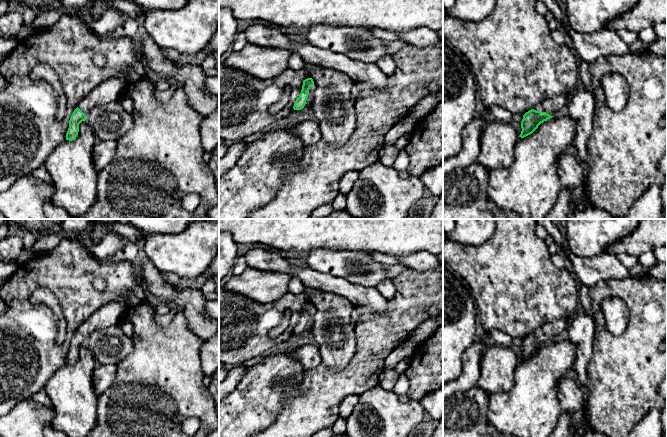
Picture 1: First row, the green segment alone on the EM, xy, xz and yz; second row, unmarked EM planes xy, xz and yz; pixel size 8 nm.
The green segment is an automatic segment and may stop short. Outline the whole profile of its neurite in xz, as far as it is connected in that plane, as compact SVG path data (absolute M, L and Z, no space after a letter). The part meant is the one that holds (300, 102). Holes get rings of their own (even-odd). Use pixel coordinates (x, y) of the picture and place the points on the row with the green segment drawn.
M307 78L303 81L302 90L299 97L296 99L293 109L304 110L311 108L315 85L312 78Z

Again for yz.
M557 95L543 100L534 109L526 112L521 121L522 131L519 137L524 138L532 134L541 123L554 117L557 111L568 104L568 101L569 97L566 95Z

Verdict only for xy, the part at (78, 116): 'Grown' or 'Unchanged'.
Grown

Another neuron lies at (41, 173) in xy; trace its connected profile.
M44 165L38 167L36 170L34 170L32 172L31 176L33 176L34 178L39 179L43 182L53 184L53 179L49 175L49 173Z

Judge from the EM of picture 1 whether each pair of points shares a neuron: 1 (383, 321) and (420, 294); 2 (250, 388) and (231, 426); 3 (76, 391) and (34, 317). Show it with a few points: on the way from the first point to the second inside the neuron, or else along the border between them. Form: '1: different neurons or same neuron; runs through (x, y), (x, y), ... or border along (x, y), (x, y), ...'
1: same neuron; runs through (392, 321), (411, 303)
2: same neuron; runs through (250, 397), (250, 405), (238, 417)
3: different neurons; border along (65, 363), (53, 373), (46, 383)

